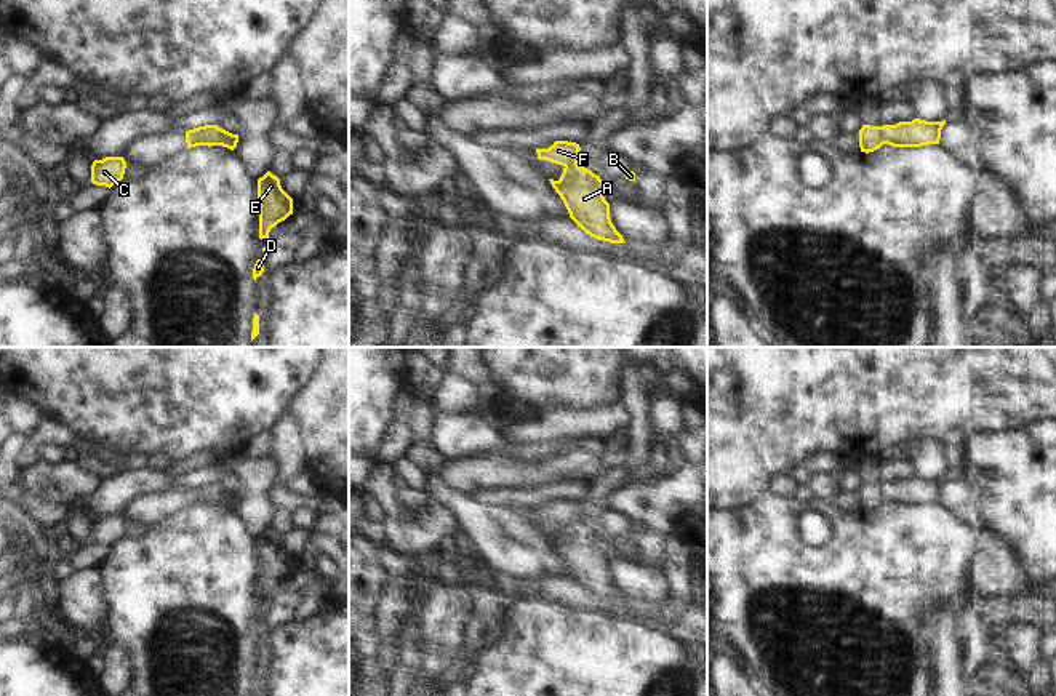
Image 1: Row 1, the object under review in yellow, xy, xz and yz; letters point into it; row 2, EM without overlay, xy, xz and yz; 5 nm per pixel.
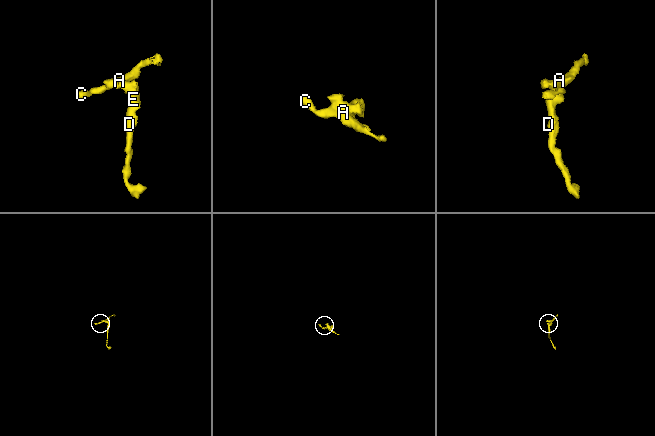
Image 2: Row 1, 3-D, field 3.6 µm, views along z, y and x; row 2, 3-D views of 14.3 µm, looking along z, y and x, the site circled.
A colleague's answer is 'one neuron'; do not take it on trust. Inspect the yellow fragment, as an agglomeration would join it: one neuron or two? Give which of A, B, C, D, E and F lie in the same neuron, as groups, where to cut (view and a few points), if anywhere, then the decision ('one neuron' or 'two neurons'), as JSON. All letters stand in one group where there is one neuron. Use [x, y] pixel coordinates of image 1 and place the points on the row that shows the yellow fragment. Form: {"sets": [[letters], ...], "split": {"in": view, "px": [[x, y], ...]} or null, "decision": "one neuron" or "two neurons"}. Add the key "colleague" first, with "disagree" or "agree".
{"colleague": "disagree", "sets": [["A", "B", "C", "D", "E"], ["F"]], "split": {"in": "xy", "px": [[216, 125], [226, 146]]}, "decision": "two neurons"}

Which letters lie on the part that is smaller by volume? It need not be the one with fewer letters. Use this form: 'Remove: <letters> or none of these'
Remove: F

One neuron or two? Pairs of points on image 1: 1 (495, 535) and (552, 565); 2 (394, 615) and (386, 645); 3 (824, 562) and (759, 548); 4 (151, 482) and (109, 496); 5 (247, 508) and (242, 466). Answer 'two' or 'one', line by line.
1: one
2: one
3: one
4: one
5: one

